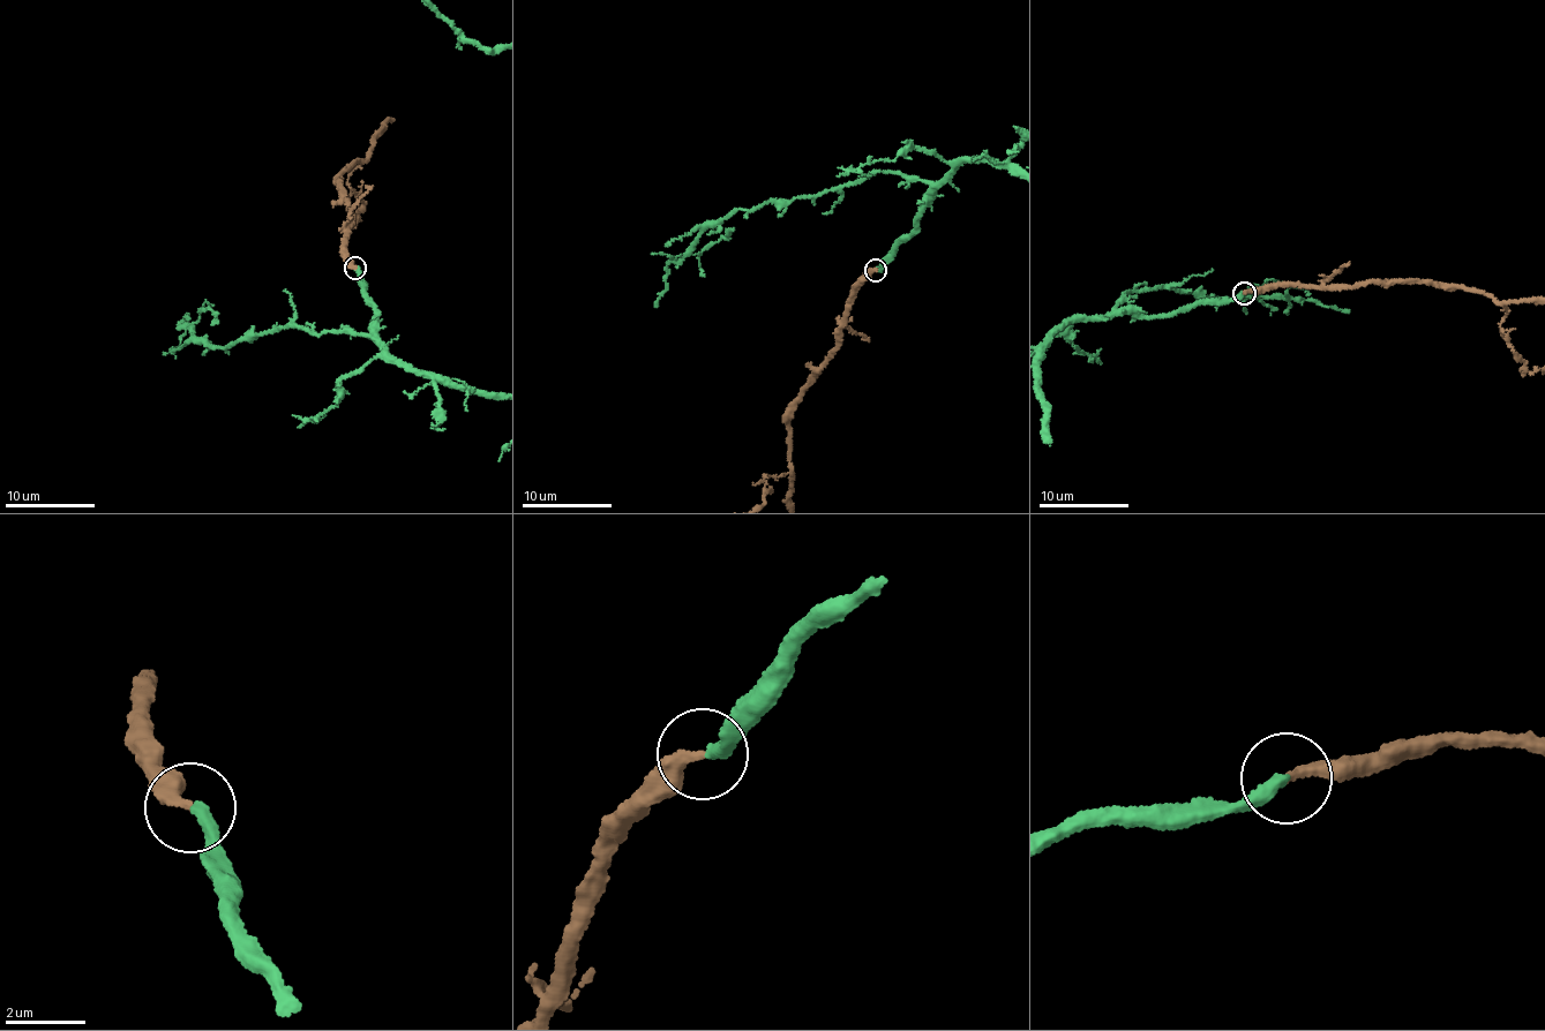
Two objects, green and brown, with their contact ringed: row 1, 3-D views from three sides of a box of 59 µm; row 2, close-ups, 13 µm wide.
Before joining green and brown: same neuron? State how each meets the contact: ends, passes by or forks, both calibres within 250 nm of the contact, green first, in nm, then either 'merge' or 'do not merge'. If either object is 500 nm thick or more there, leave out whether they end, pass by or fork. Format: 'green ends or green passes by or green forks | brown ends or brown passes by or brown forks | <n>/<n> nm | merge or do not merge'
green ends | brown ends | 340/240 nm | merge

